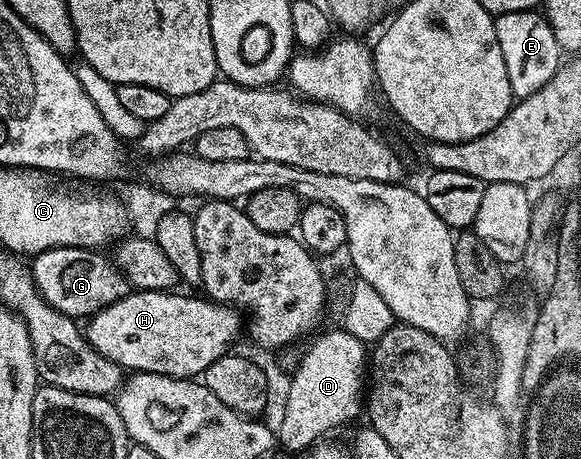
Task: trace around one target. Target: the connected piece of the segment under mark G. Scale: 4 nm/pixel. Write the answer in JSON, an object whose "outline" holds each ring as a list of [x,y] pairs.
{"outline":[[[48,249],[45,253],[35,254],[33,261],[36,262],[31,262],[30,275],[35,278],[40,294],[52,304],[52,308],[62,311],[73,319],[81,319],[80,317],[88,319],[118,303],[130,293],[128,287],[130,281],[123,269],[115,260],[107,261],[102,254],[103,252],[95,249]]]}

